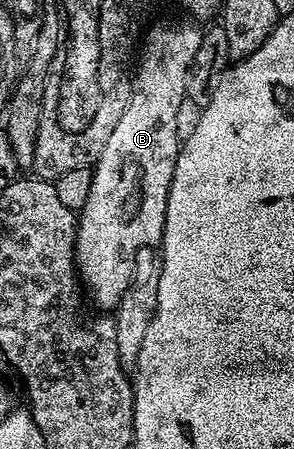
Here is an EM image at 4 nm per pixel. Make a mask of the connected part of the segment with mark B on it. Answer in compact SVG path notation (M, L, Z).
M187 21L164 22L143 35L142 49L134 66L134 77L130 82L128 103L122 112L122 120L118 120L114 132L110 132L106 148L102 148L102 156L96 161L92 172L90 196L78 214L74 243L76 272L79 281L88 285L89 296L104 312L115 311L128 291L132 282L134 256L147 246L159 247L164 236L166 204L170 196L174 164L182 145L182 139L178 136L178 108L186 96L186 72L190 68L190 60L194 60L194 52L198 44L202 44L201 27L196 27L199 25L195 21Z

